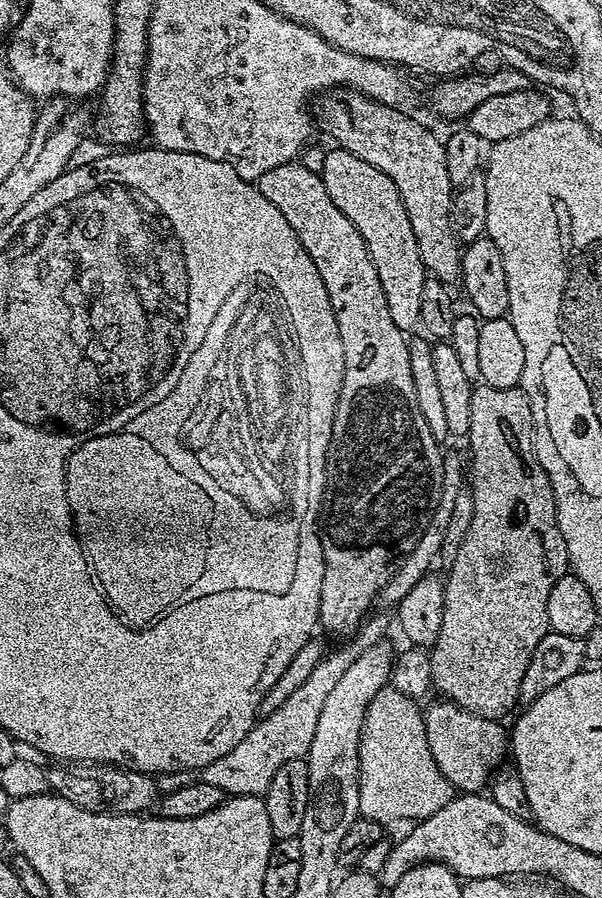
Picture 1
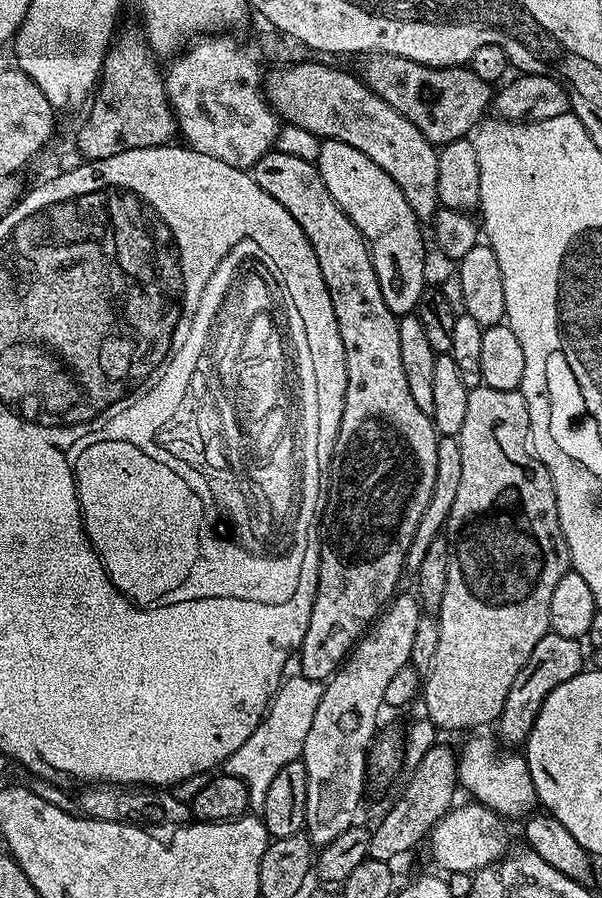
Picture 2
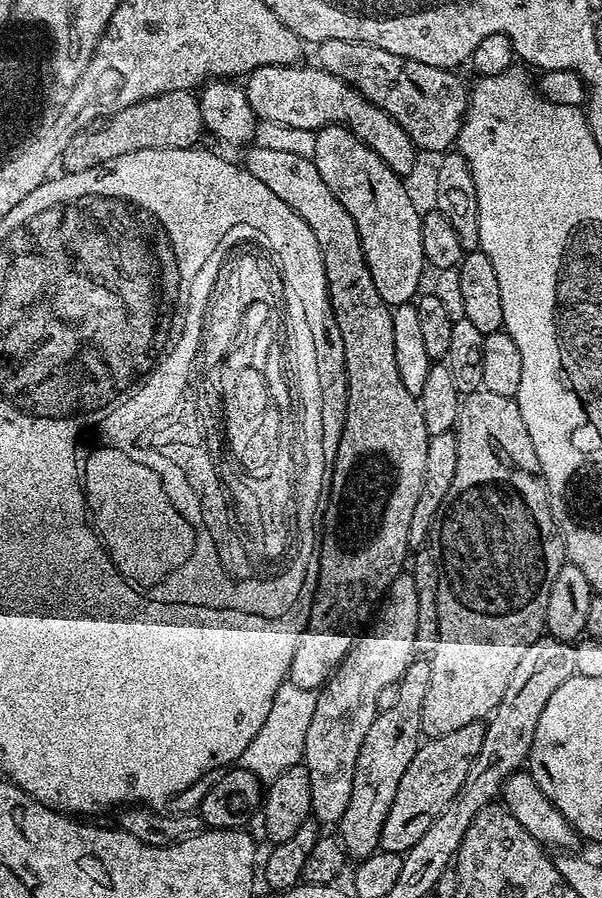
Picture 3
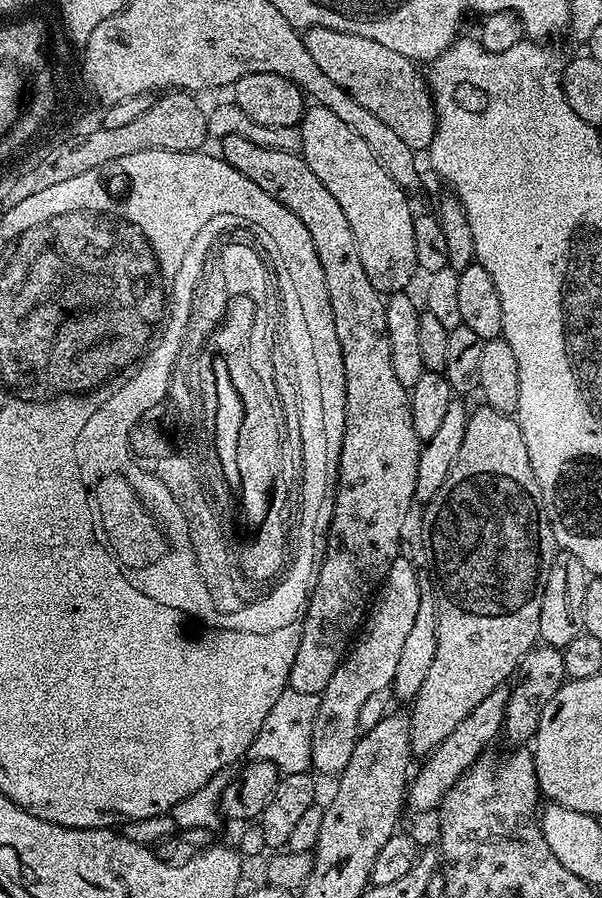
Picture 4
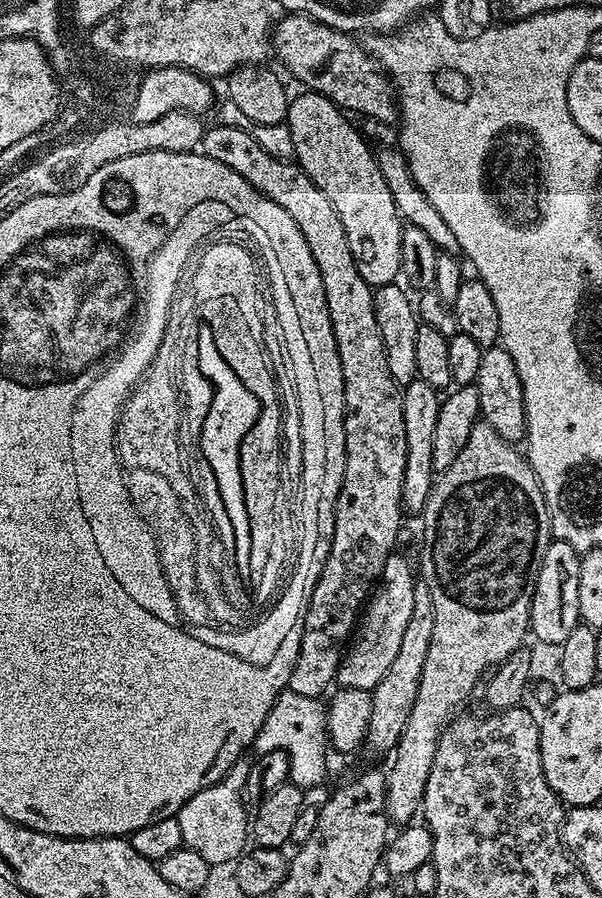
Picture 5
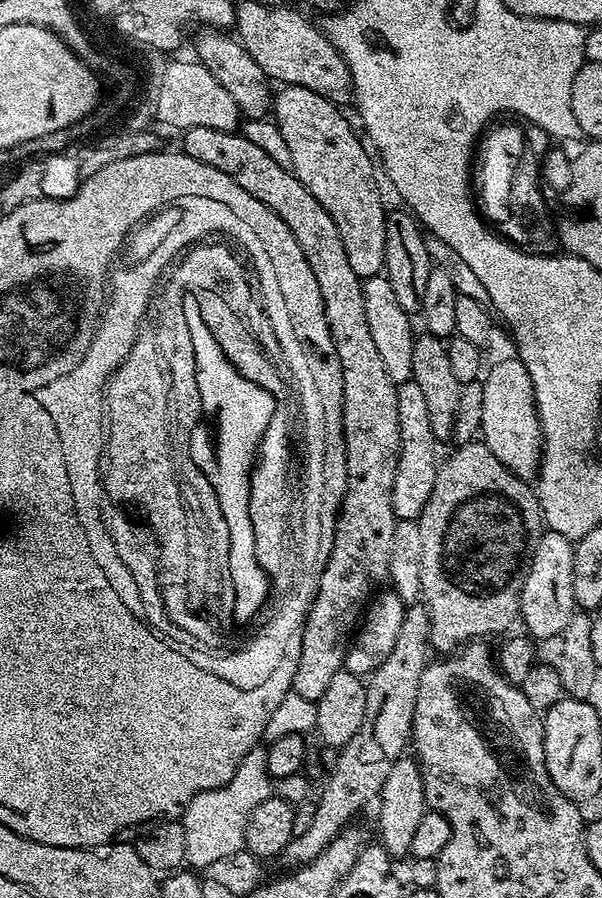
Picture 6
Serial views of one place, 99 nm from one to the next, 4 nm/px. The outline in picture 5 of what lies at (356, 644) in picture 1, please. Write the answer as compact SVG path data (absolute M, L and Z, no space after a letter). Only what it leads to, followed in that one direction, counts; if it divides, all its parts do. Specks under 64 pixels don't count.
M282 691L278 694L274 706L270 706L270 714L266 714L262 730L258 730L255 751L261 753L282 750L290 758L289 781L305 790L316 788L328 776L330 745L326 726L327 717L328 710L321 697L305 698L302 694Z

